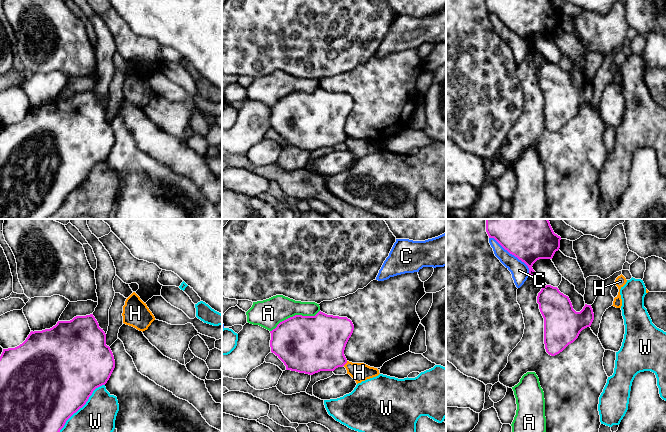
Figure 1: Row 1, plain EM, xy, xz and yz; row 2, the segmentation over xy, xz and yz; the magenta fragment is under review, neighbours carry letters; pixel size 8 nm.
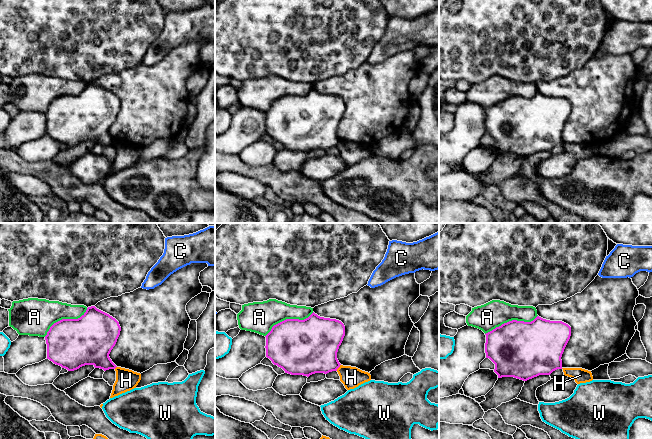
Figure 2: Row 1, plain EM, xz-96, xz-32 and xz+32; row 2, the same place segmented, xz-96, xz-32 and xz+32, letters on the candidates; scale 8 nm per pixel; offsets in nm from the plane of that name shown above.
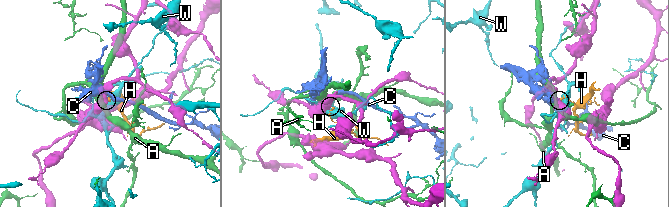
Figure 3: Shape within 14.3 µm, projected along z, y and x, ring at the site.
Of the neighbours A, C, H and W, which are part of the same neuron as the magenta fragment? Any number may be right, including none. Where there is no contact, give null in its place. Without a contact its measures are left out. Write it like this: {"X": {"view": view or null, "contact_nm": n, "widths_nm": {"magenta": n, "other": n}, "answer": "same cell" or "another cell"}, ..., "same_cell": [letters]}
{"A": {"view": "xz", "contact_nm": 440, "widths_nm": {"magenta": 460, "other": 220}, "answer": "another cell"}, "C": {"view": "yz", "contact_nm": 440, "widths_nm": {"magenta": 300, "other": 140}, "answer": "another cell"}, "H": {"view": "xz", "contact_nm": 50, "widths_nm": {"magenta": 400, "other": 150}, "answer": "another cell"}, "W": {"view": "xy", "contact_nm": 650, "widths_nm": {"magenta": 500, "other": 320}, "answer": "another cell"}, "same_cell": []}

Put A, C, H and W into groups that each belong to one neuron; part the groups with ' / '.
A / C / H / W

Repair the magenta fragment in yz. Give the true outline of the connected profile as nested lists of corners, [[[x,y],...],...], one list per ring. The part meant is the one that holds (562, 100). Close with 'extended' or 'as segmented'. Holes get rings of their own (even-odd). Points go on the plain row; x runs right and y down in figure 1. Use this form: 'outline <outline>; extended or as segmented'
outline [[[551,61],[544,62],[537,72],[540,88],[544,94],[544,120],[546,128],[555,132],[562,128],[569,120],[573,119],[580,108],[590,103],[594,96],[594,89],[591,81],[585,80],[580,88],[573,85],[568,72]]]; as segmented

